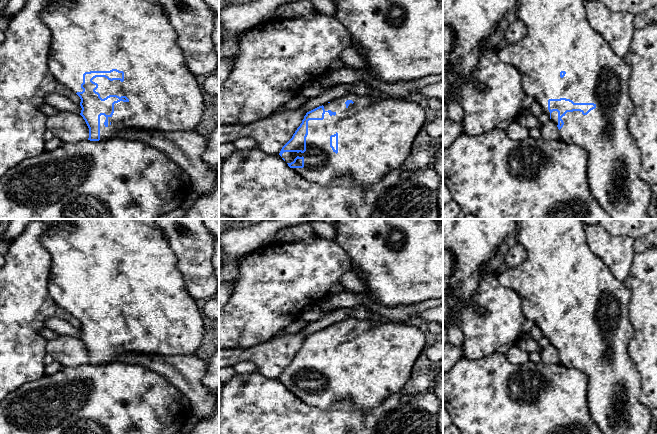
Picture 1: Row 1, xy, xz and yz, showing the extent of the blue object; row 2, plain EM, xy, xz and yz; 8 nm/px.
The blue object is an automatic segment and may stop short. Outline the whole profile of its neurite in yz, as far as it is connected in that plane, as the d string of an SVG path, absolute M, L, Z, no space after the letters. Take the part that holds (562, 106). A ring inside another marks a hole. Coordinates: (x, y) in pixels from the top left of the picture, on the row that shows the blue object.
M520 0L519 7L516 8L517 17L527 29L527 34L520 41L509 44L503 49L497 49L499 59L518 69L522 75L522 86L528 96L534 98L540 104L543 112L557 125L560 132L560 139L566 143L576 144L588 153L588 185L591 193L603 209L609 214L610 219L650 219L648 207L651 200L651 186L640 177L641 157L636 143L628 131L628 120L633 112L633 103L628 94L628 81L630 79L630 66L624 58L619 57L610 47L607 41L599 35L589 24L585 9L585 0Z

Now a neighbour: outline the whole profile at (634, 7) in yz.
M599 0L609 10L634 16L657 6L657 0Z

